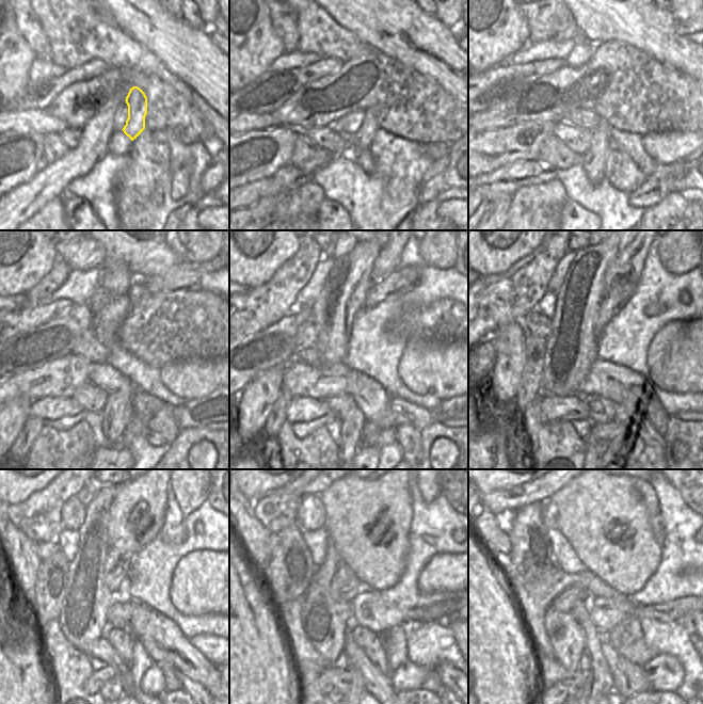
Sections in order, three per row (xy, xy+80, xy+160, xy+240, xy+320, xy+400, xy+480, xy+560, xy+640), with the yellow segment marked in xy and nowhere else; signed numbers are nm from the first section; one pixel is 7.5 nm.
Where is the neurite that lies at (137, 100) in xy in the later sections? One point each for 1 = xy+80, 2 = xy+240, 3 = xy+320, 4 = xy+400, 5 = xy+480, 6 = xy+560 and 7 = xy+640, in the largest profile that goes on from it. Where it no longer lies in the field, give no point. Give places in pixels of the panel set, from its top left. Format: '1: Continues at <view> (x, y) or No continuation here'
1: Continues at xy+80 (362, 140)
2: Continues at xy+240 (117, 412)
3: Continues at xy+320 (352, 427)
4: Continues at xy+400 (588, 447)
5: No continuation here
6: No continuation here
7: No continuation here

